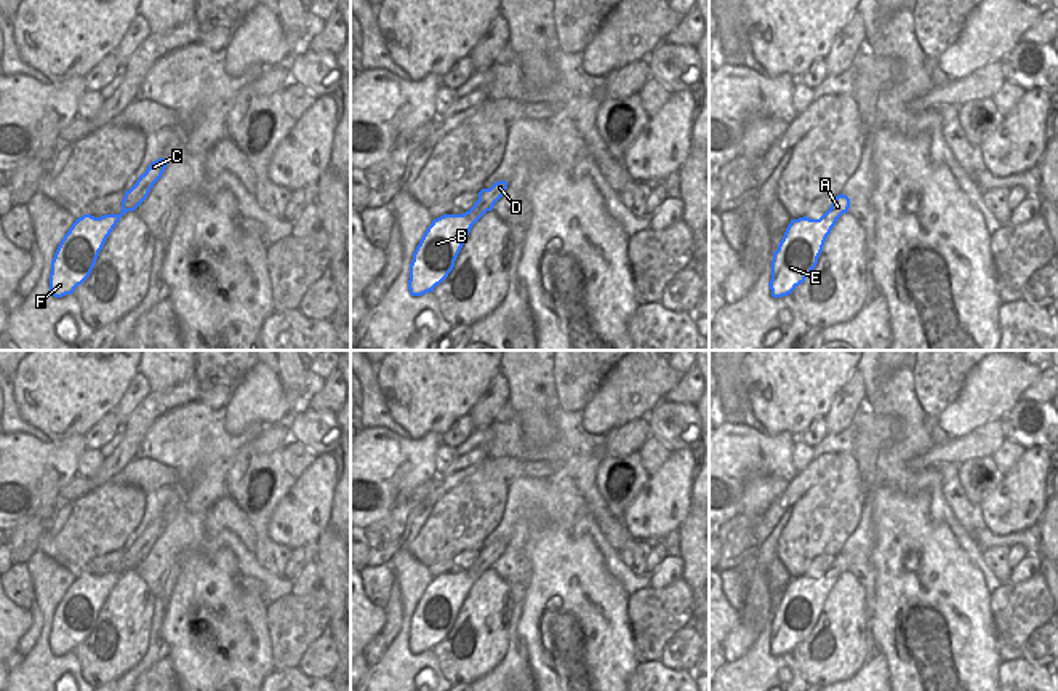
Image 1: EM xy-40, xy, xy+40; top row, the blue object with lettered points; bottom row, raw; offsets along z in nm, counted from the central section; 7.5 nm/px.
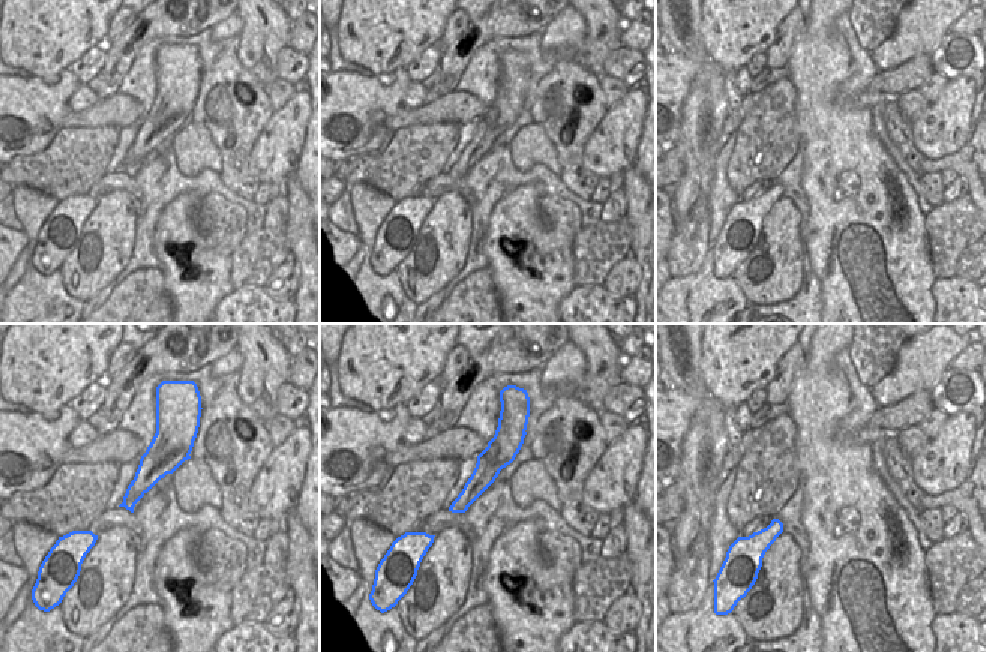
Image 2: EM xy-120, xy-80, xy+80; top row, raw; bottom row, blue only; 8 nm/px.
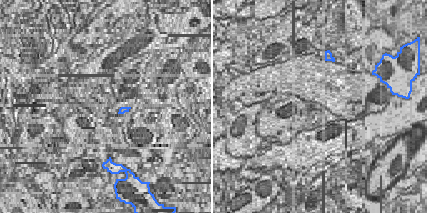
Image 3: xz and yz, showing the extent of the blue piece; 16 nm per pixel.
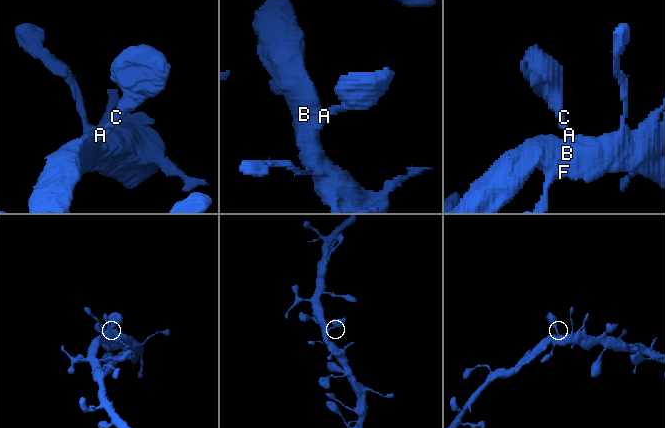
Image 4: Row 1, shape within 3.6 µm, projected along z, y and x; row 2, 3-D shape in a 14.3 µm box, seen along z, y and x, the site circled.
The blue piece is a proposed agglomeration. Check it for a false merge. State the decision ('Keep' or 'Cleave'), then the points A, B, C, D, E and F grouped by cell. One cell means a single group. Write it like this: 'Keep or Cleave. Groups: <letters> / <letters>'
Keep. Groups: A B C D E F.

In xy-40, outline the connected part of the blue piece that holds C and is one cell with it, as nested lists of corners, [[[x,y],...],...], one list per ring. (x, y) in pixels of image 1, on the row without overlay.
[[[158,517],[149,523],[136,542],[125,550],[120,573],[104,573],[101,576],[83,573],[75,577],[51,619],[50,651],[54,656],[72,653],[90,635],[99,609],[120,576],[128,569],[134,569],[147,557],[166,523],[165,517]]]

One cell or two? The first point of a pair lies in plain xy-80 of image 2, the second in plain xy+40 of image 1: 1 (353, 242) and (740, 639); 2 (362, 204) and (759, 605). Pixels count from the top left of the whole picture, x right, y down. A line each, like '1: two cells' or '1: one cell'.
1: two cells
2: two cells

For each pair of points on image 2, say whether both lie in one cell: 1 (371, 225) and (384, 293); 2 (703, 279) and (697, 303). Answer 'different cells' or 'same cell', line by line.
1: same cell
2: same cell

